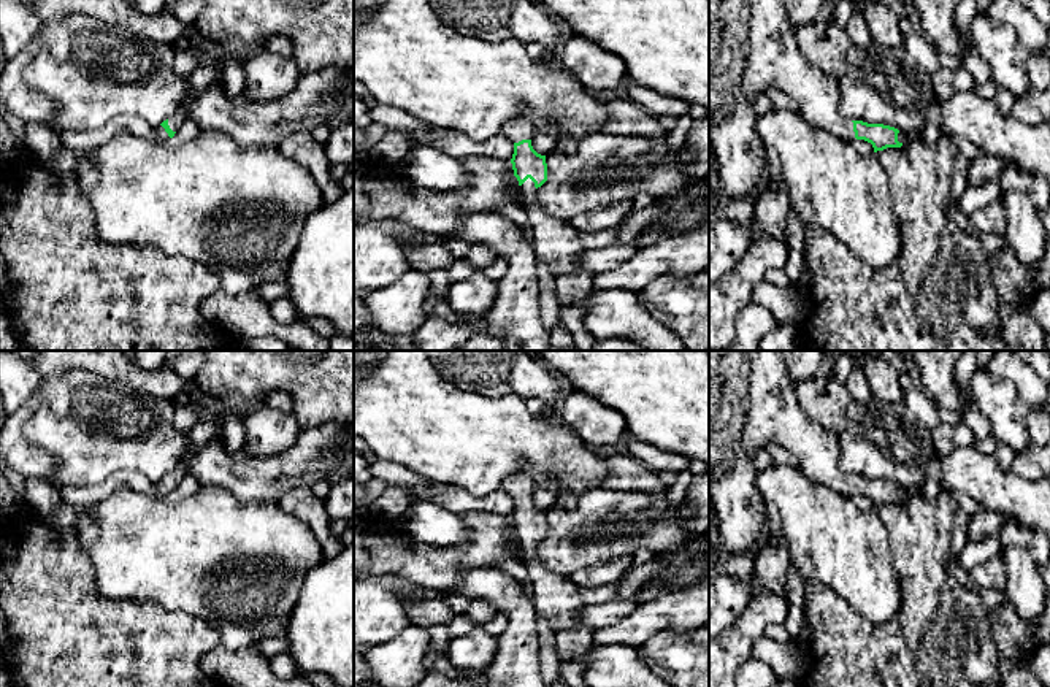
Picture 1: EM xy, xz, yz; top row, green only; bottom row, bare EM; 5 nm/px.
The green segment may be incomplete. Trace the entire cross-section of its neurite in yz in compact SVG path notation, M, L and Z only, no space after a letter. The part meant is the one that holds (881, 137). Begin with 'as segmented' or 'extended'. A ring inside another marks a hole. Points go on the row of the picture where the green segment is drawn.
extended; M709 0L709 160L711 217L734 200L753 200L766 179L766 154L760 144L755 122L755 100L768 87L785 92L801 103L809 124L845 140L864 140L874 152L901 148L907 140L922 140L883 124L849 121L839 113L839 79L810 65L801 54L795 27L787 16L790 0Z

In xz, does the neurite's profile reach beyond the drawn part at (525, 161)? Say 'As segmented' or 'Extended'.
Extended

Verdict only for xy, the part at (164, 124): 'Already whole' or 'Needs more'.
Needs more

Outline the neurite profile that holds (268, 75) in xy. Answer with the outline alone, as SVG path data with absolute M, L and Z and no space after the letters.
M259 51L243 65L246 86L241 92L251 100L271 100L287 94L298 81L300 70L292 57Z

